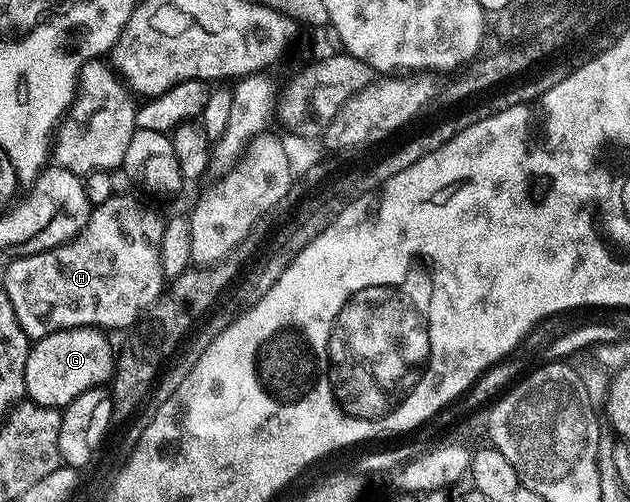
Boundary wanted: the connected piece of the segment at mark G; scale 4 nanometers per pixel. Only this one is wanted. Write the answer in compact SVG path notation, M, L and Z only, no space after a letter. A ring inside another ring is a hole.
M93 327L84 329L61 329L47 337L37 338L31 344L28 363L24 367L24 383L26 384L26 397L49 409L61 410L76 395L84 395L84 391L105 386L111 380L115 371L115 350L110 350L106 342L107 334Z

